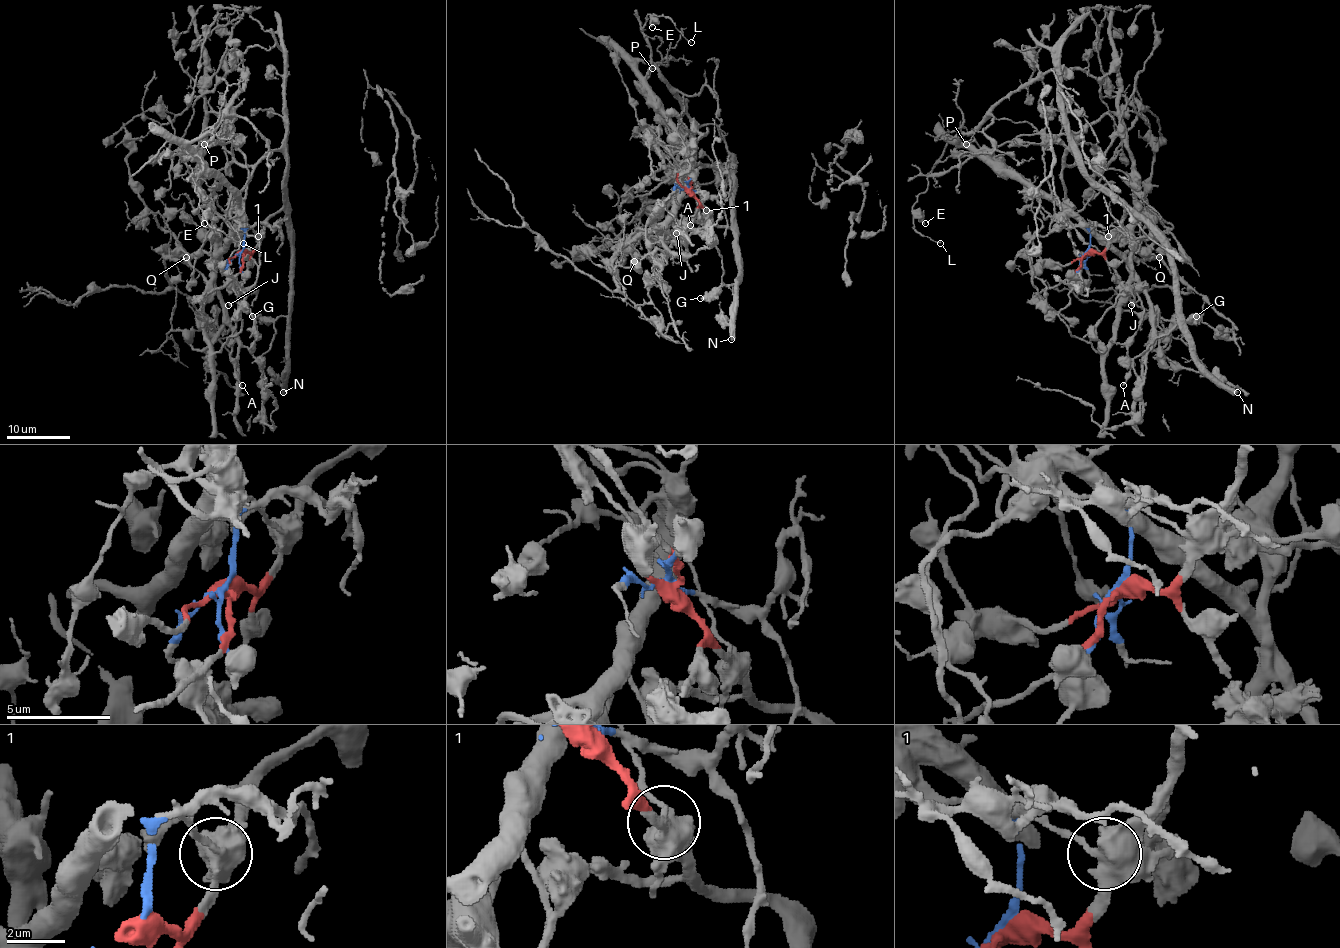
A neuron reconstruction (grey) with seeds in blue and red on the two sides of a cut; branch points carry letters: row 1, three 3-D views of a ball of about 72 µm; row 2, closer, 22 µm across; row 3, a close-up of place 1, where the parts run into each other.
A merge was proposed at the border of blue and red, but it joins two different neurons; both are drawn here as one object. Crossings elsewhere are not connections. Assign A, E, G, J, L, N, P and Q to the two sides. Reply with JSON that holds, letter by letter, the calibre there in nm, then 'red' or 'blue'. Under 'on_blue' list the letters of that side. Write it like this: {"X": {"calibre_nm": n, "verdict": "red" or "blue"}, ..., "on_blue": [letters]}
{"A": {"calibre_nm": 200, "verdict": "red"}, "E": {"calibre_nm": 220, "verdict": "blue"}, "G": {"calibre_nm": 460, "verdict": "red"}, "J": {"calibre_nm": 320, "verdict": "red"}, "L": {"calibre_nm": 130, "verdict": "blue"}, "N": {"calibre_nm": 550, "verdict": "red"}, "P": {"calibre_nm": 140, "verdict": "blue"}, "Q": {"calibre_nm": 220, "verdict": "blue"}, "on_blue": ["E", "L", "P", "Q"]}

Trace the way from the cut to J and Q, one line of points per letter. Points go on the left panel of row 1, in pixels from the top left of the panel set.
J: (241, 251), (250, 254), (250, 265), (242, 289), (228, 305)
Q: (241, 251), (244, 232), (239, 229), (215, 252), (195, 252), (182, 259), (183, 254), (187, 257)

